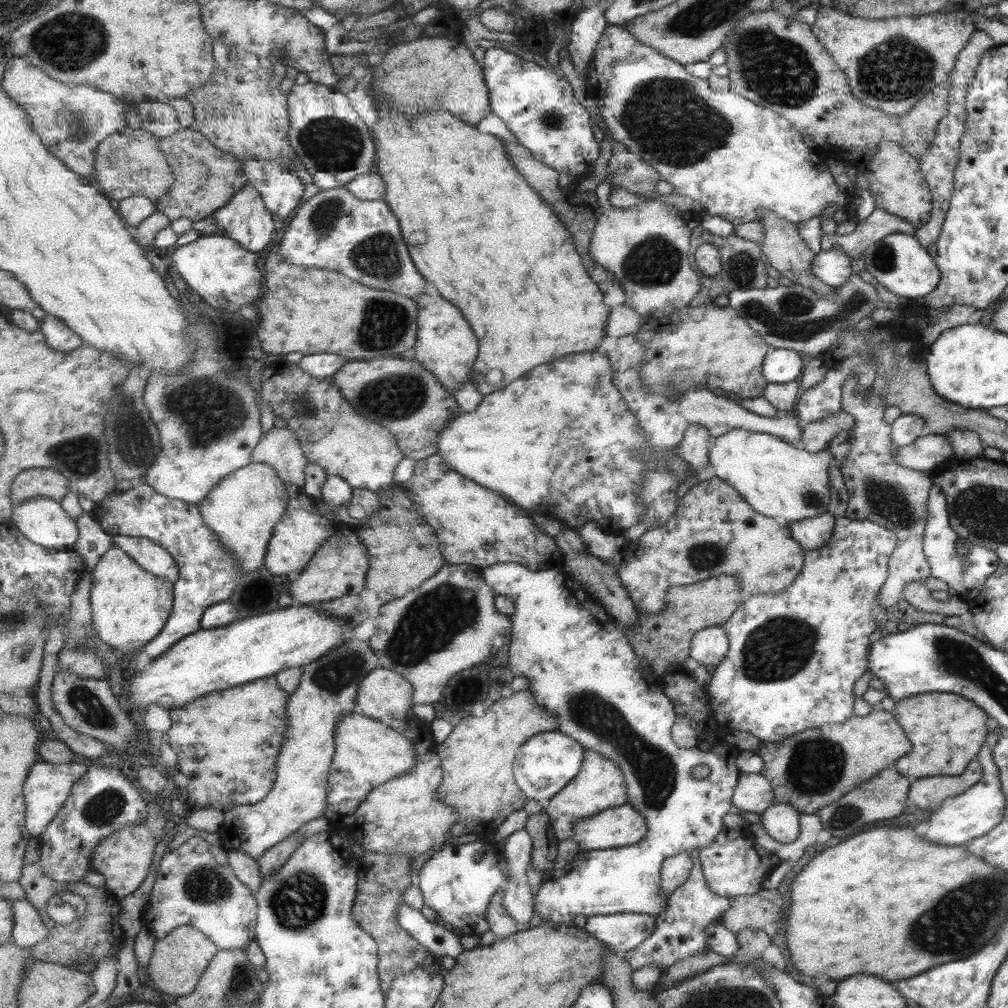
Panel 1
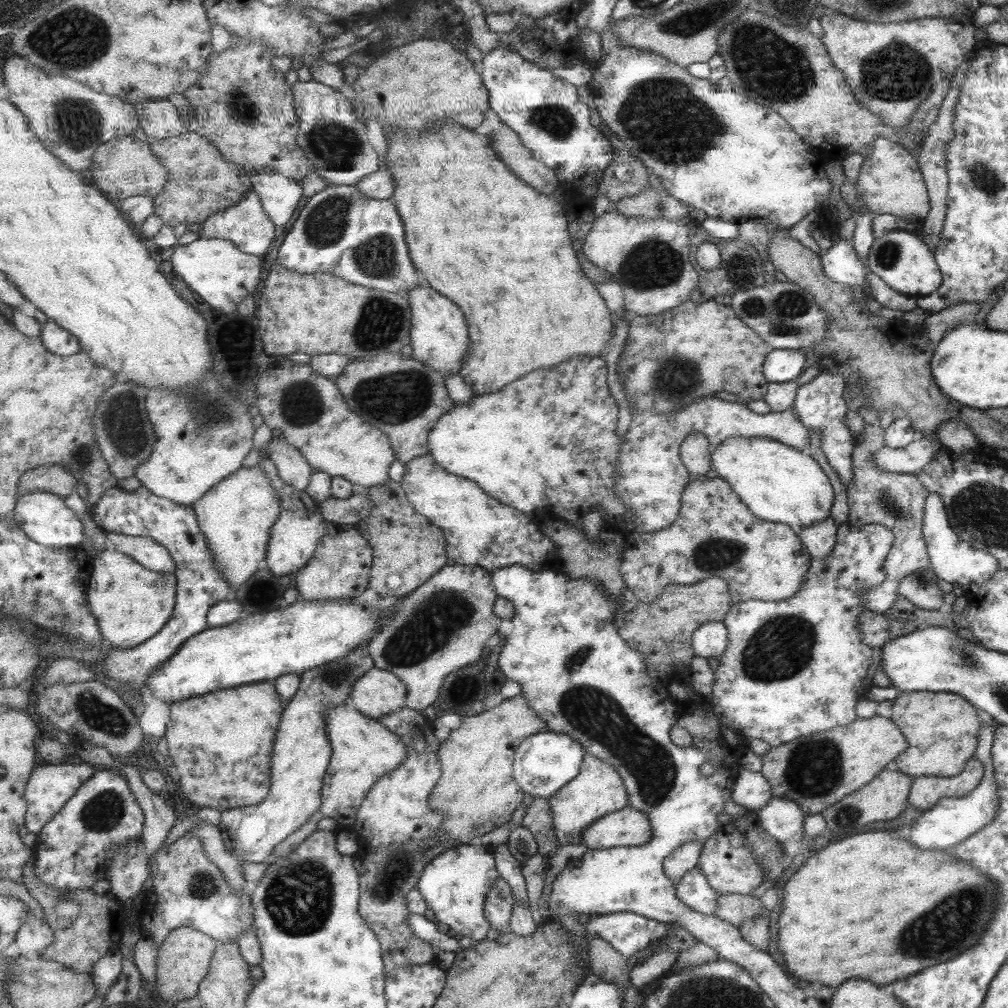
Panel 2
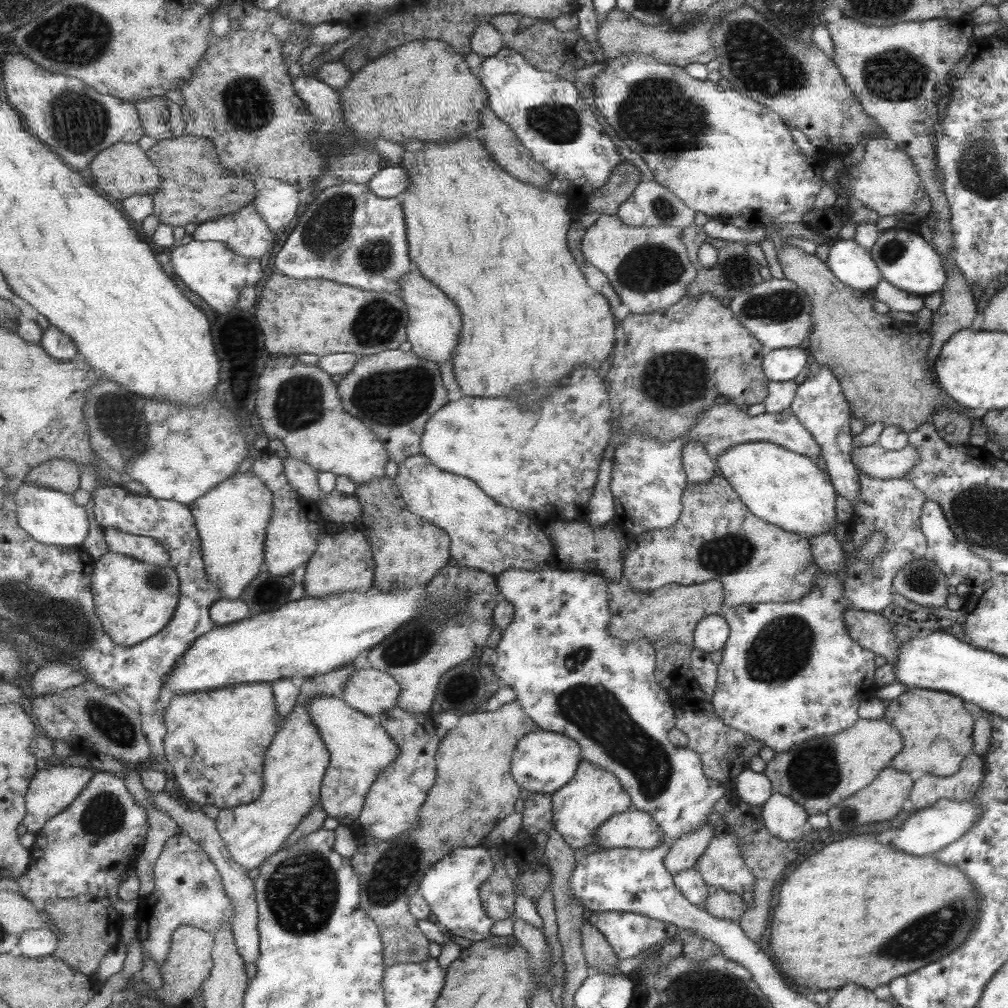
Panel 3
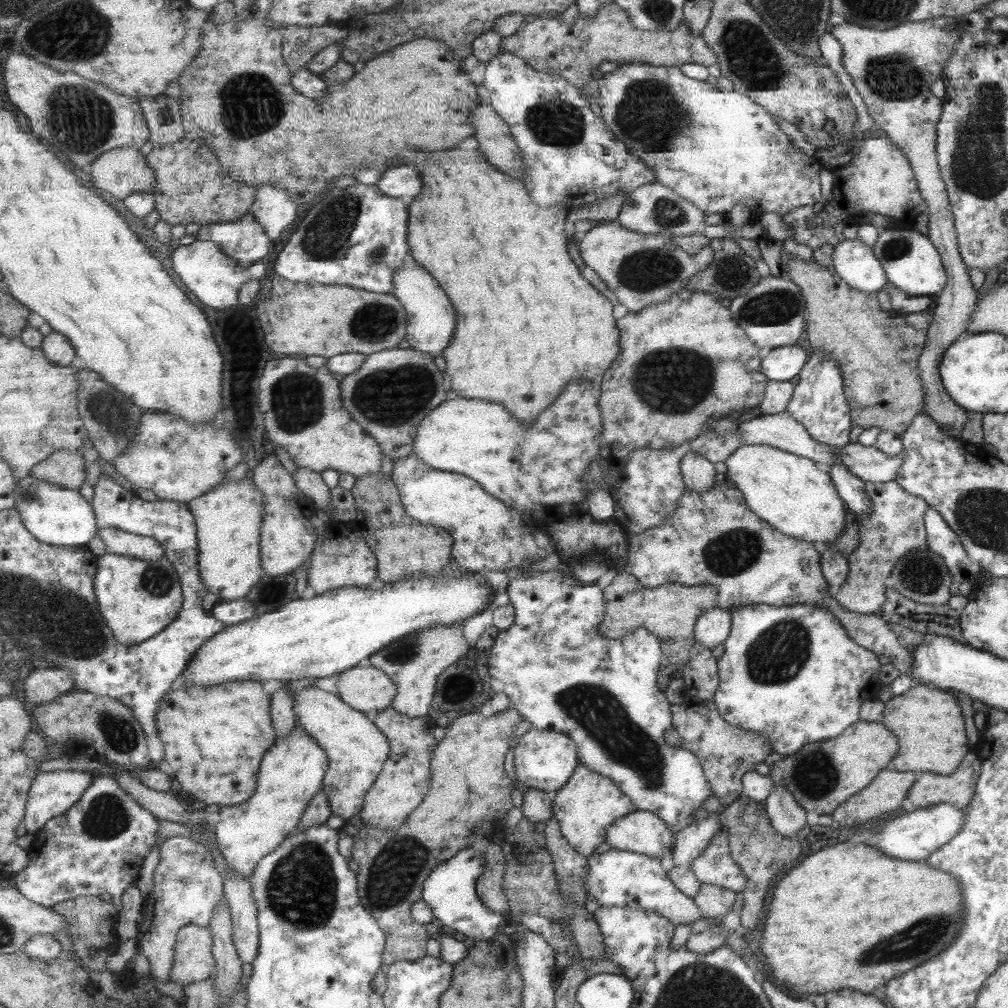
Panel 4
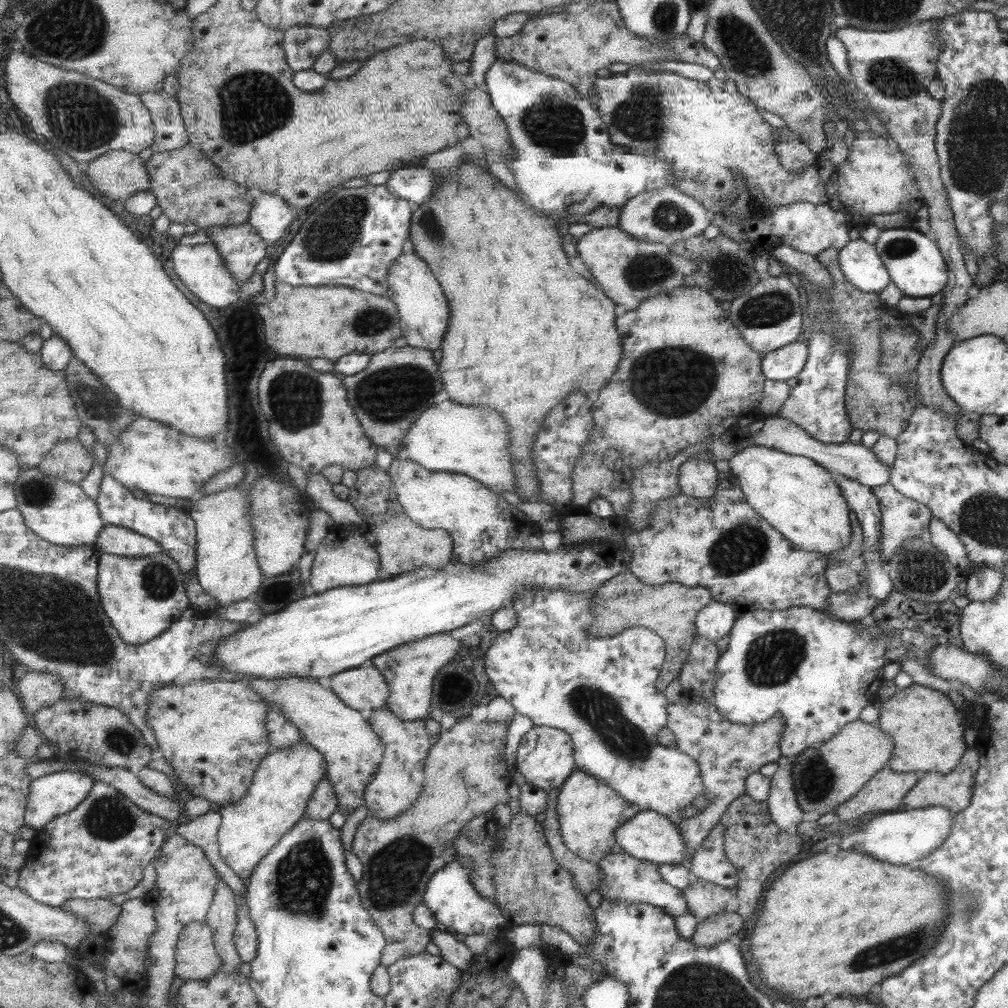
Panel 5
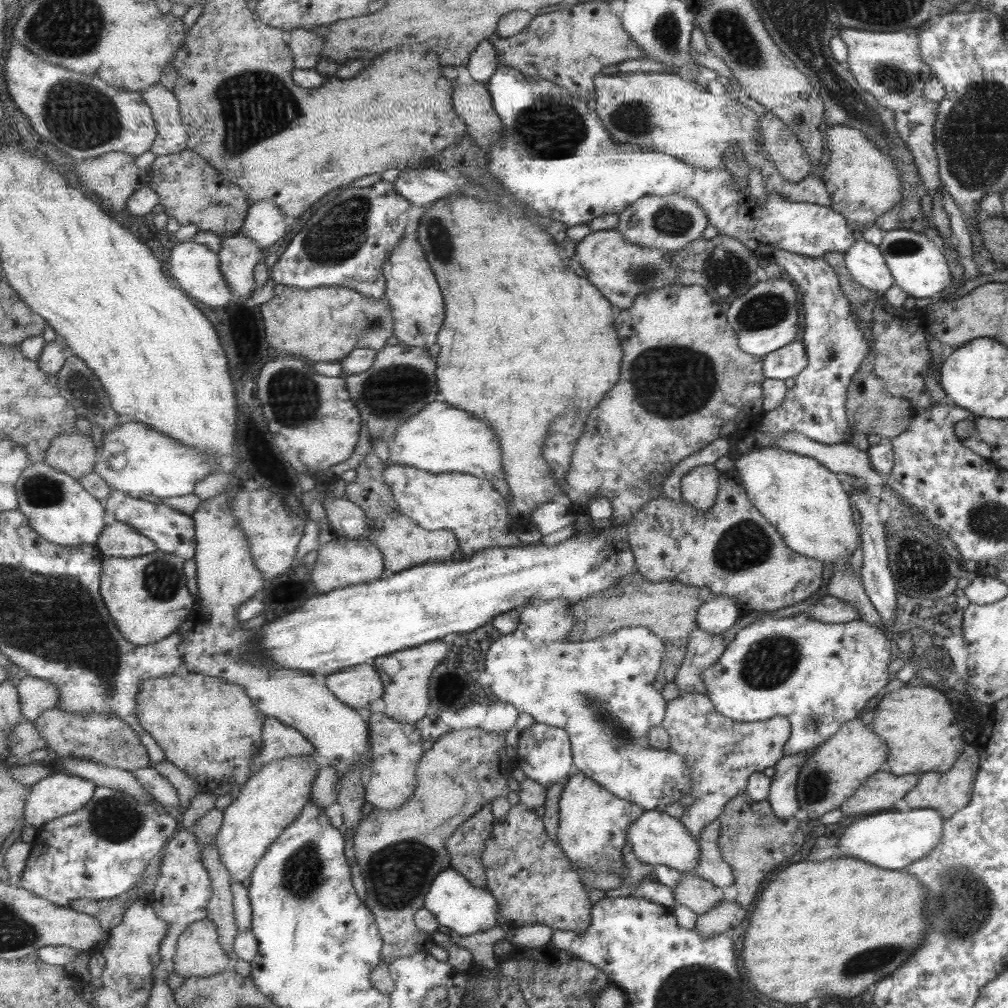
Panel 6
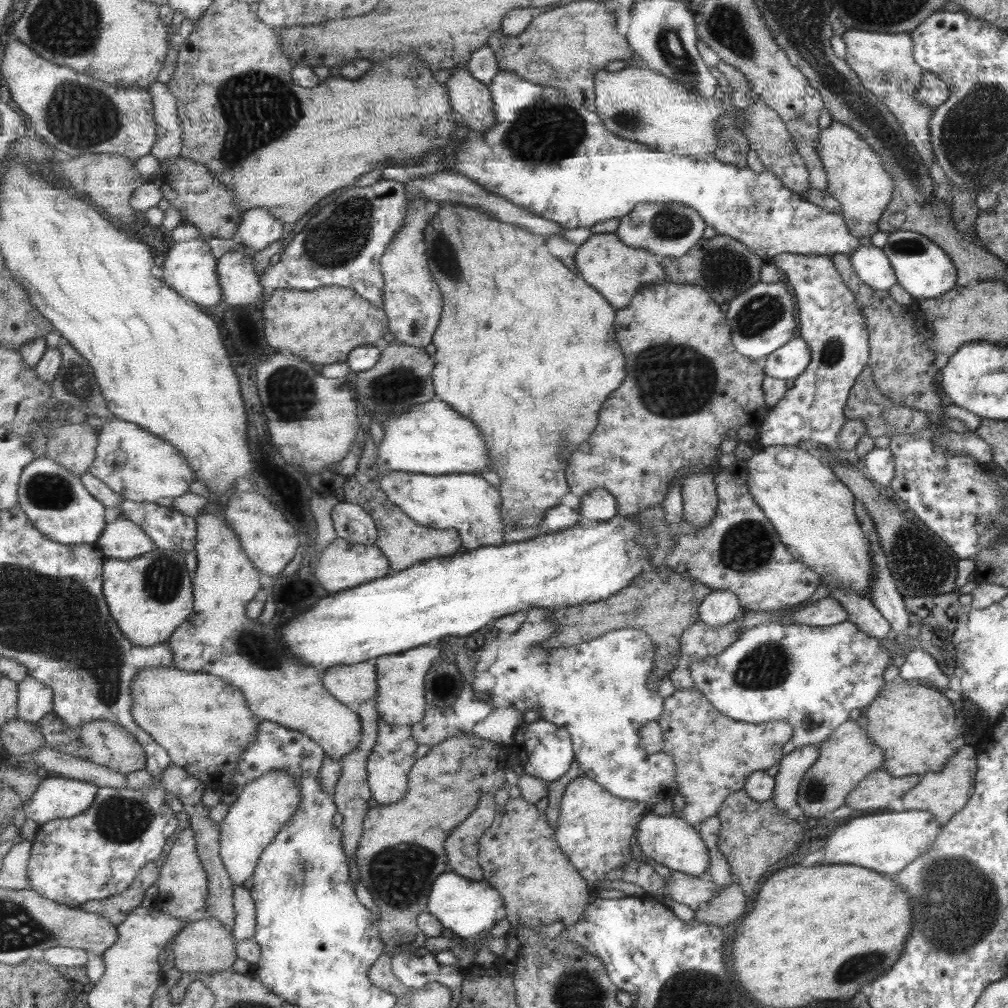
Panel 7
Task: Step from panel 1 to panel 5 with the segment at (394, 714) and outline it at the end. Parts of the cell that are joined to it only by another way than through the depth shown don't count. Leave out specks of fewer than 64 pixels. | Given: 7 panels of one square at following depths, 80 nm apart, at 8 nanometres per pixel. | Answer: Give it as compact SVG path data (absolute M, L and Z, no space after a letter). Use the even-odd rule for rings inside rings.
M372 660L357 669L332 676L330 688L347 703L347 706L354 707L357 711L375 711L385 707L392 693L386 676Z

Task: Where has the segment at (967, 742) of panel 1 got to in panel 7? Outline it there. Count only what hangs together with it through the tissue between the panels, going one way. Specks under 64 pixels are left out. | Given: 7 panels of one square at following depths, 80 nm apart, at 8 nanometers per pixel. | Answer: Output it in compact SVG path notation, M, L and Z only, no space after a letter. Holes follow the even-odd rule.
M898 676L882 686L878 697L865 708L862 715L867 720L864 727L867 738L879 742L879 746L887 750L887 760L883 764L889 774L900 778L943 770L953 752L956 752L953 748L953 740L957 736L955 710L951 705L935 689L909 683Z

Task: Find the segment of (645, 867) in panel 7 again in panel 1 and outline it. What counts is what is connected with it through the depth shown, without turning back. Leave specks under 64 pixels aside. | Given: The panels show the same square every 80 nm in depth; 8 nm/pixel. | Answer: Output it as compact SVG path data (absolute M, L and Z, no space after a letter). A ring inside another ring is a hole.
M588 750L578 777L546 803L544 811L551 817L559 840L567 840L567 838L573 838L572 828L577 820L595 816L608 808L623 806L628 802L628 797L628 786L622 768L599 752Z

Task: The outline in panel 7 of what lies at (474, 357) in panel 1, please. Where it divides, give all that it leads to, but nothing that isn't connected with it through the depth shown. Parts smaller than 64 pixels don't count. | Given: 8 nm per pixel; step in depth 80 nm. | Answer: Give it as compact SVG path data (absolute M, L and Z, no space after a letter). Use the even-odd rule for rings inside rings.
M424 198L408 199L408 209L417 211L408 213L406 224L389 245L381 264L386 278L384 309L390 318L390 332L401 343L415 347L433 344L445 308L441 287L429 266L425 233L431 214L425 212L426 201Z

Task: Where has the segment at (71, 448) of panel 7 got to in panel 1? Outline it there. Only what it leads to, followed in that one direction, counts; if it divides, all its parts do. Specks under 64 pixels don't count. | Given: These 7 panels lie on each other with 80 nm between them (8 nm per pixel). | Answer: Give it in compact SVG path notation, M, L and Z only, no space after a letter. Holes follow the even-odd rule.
M35 467L23 471L10 486L12 506L14 508L17 504L39 496L47 496L61 503L70 491L68 486L69 481L58 469Z

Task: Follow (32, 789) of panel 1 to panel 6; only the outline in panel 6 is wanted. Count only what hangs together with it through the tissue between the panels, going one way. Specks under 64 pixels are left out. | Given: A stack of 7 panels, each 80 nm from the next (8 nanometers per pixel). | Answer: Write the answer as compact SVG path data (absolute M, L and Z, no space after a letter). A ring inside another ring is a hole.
M56 770L33 786L27 803L26 824L38 828L46 822L77 812L94 798L98 789L85 778Z

